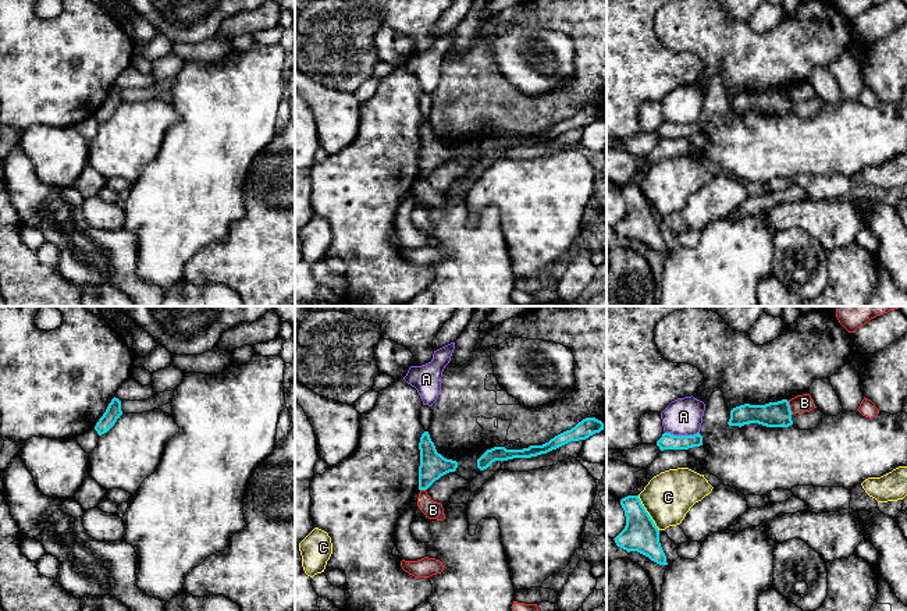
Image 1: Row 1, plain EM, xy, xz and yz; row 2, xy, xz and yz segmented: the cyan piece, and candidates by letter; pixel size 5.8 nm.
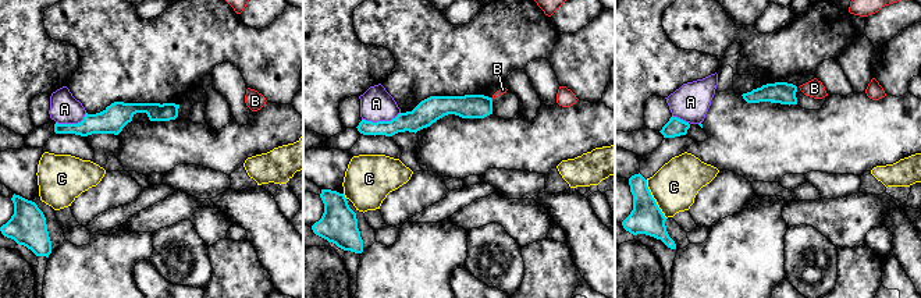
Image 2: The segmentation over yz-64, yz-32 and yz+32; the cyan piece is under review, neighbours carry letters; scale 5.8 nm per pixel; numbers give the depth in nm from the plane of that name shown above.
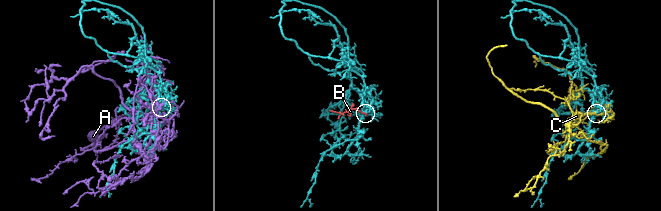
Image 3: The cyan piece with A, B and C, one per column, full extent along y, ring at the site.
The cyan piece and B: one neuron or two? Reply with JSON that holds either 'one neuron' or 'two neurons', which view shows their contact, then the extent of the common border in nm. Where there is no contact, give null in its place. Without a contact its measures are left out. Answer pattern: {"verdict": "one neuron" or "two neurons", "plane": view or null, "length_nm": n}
{"verdict": "two neurons", "plane": "yz", "length_nm": 80}

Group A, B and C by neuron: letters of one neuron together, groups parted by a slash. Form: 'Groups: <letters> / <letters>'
Groups: A / B / C

